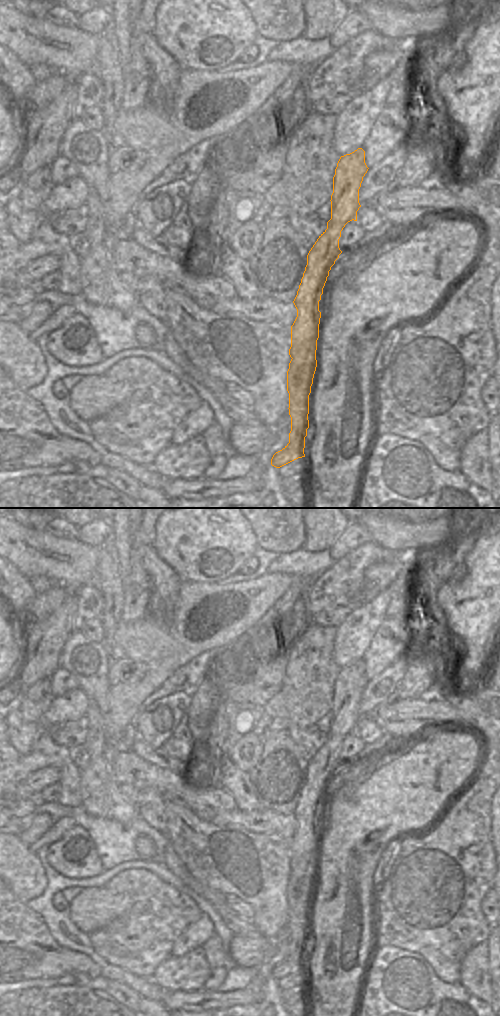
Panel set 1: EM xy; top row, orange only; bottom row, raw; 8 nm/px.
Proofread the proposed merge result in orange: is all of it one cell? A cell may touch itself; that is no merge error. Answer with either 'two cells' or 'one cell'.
two cells

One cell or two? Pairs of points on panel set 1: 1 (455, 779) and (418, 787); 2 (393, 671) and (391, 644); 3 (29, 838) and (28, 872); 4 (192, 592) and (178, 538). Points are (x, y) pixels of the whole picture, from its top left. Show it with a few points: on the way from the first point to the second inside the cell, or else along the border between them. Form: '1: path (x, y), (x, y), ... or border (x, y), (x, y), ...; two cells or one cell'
1: path (446, 787), (441, 792), (427, 787); one cell
2: border (409, 648), (373, 678); two cells
3: border (18, 836), (28, 846); two cells
4: border (181, 579), (212, 582); two cells

